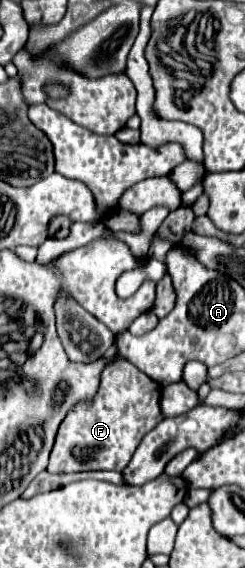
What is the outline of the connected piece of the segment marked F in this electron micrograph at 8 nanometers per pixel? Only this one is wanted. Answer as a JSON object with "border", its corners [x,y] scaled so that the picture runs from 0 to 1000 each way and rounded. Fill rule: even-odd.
{"border":[[[478,634],[412,655],[412,676],[380,701],[306,711],[241,750],[200,803],[200,831],[339,831],[339,827],[469,827],[502,831],[559,782],[657,739],[649,722],[657,680],[576,658],[527,634]],[[331,796],[331,806],[314,799]]]}

